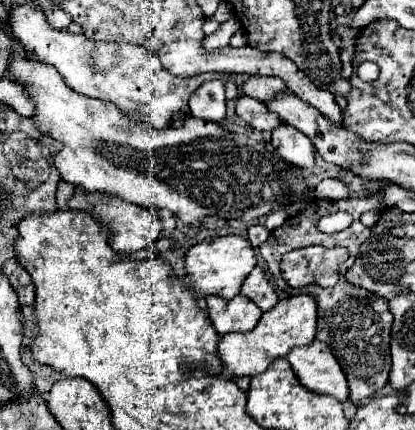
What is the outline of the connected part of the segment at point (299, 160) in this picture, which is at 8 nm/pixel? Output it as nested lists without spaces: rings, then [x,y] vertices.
[[[278,126],[272,132],[272,146],[276,152],[290,164],[302,170],[314,168],[314,146],[310,138],[306,138],[302,132],[298,132],[292,126]]]

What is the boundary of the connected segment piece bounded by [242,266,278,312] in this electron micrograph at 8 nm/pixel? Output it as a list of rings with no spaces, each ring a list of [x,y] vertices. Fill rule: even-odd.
[[[256,266],[256,268],[250,272],[250,276],[244,280],[244,284],[242,284],[242,294],[244,294],[248,300],[252,300],[262,312],[274,308],[274,304],[278,302],[278,296],[276,296],[274,288],[270,286],[270,282],[268,282],[268,278],[266,278],[266,274],[262,272],[260,266]]]

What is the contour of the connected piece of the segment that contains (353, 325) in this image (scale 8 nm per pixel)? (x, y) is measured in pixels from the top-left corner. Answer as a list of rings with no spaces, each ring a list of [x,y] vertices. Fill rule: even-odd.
[[[338,282],[334,288],[308,286],[302,292],[310,292],[316,298],[318,308],[318,334],[316,340],[326,342],[336,354],[350,386],[350,402],[360,404],[364,398],[372,398],[382,392],[388,384],[390,372],[390,328],[392,314],[388,310],[388,300],[366,292],[364,288],[352,286],[348,282]]]

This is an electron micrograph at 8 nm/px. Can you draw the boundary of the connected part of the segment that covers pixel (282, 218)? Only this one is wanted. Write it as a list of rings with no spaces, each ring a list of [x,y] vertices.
[[[280,209],[278,211],[272,212],[266,218],[264,226],[268,228],[268,230],[272,231],[276,228],[280,227],[281,225],[289,219],[289,215],[285,209]]]

